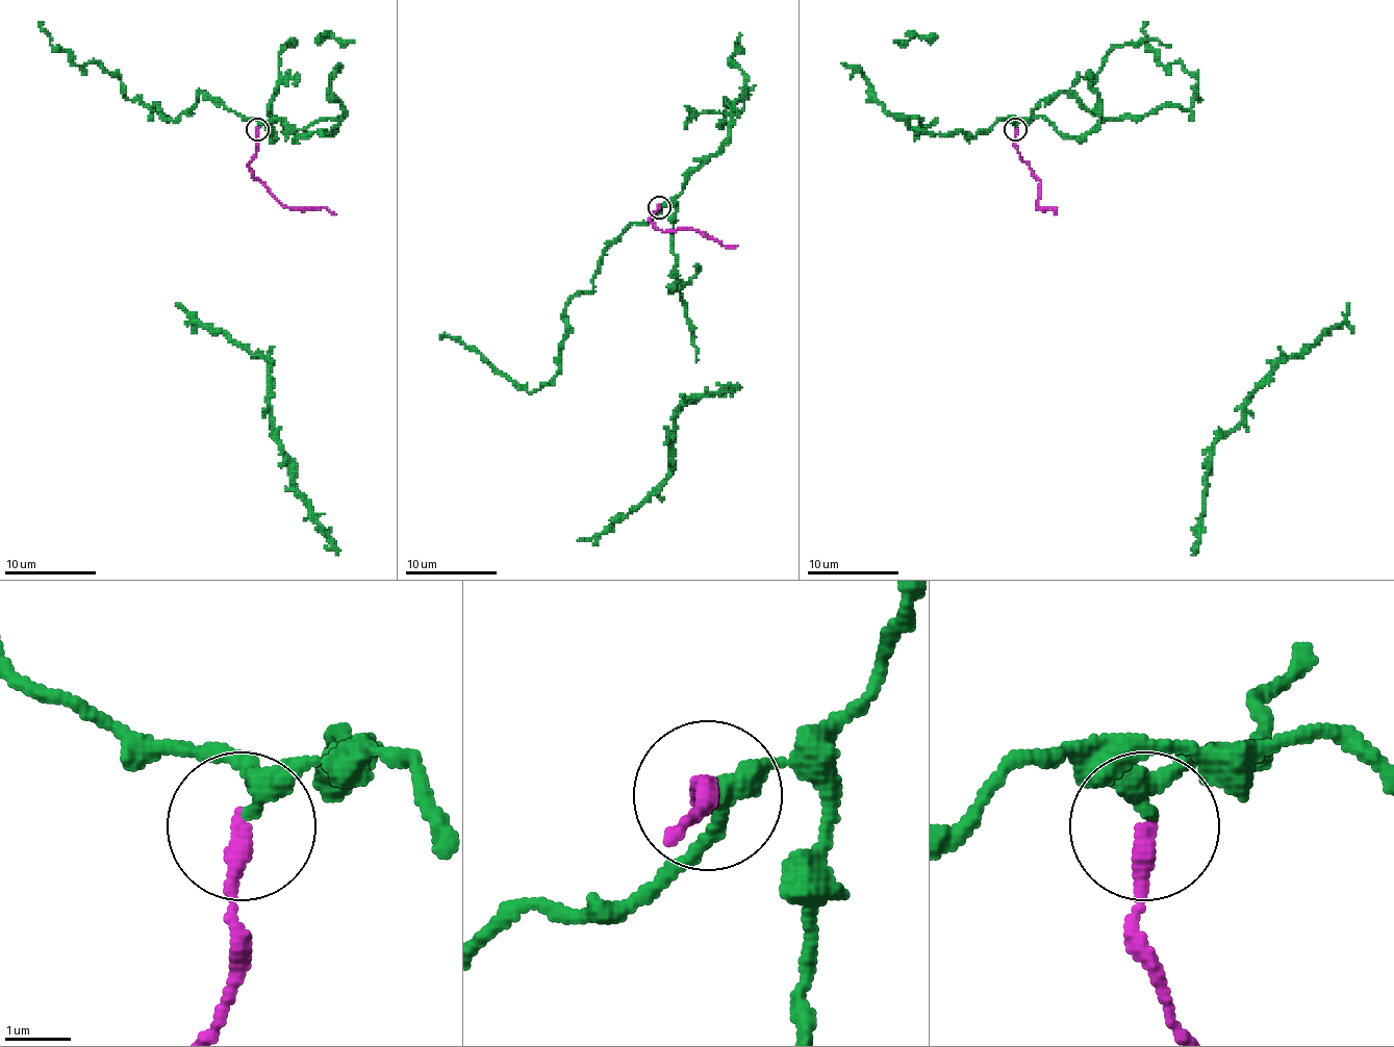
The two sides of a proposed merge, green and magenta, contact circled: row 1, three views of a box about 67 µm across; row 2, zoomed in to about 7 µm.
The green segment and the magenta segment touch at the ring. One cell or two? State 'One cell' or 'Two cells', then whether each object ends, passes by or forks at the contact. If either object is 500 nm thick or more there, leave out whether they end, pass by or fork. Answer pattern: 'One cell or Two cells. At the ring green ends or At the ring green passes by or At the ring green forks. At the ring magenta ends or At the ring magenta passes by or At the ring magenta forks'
Two cells. At the ring green passes by. At the ring magenta ends

